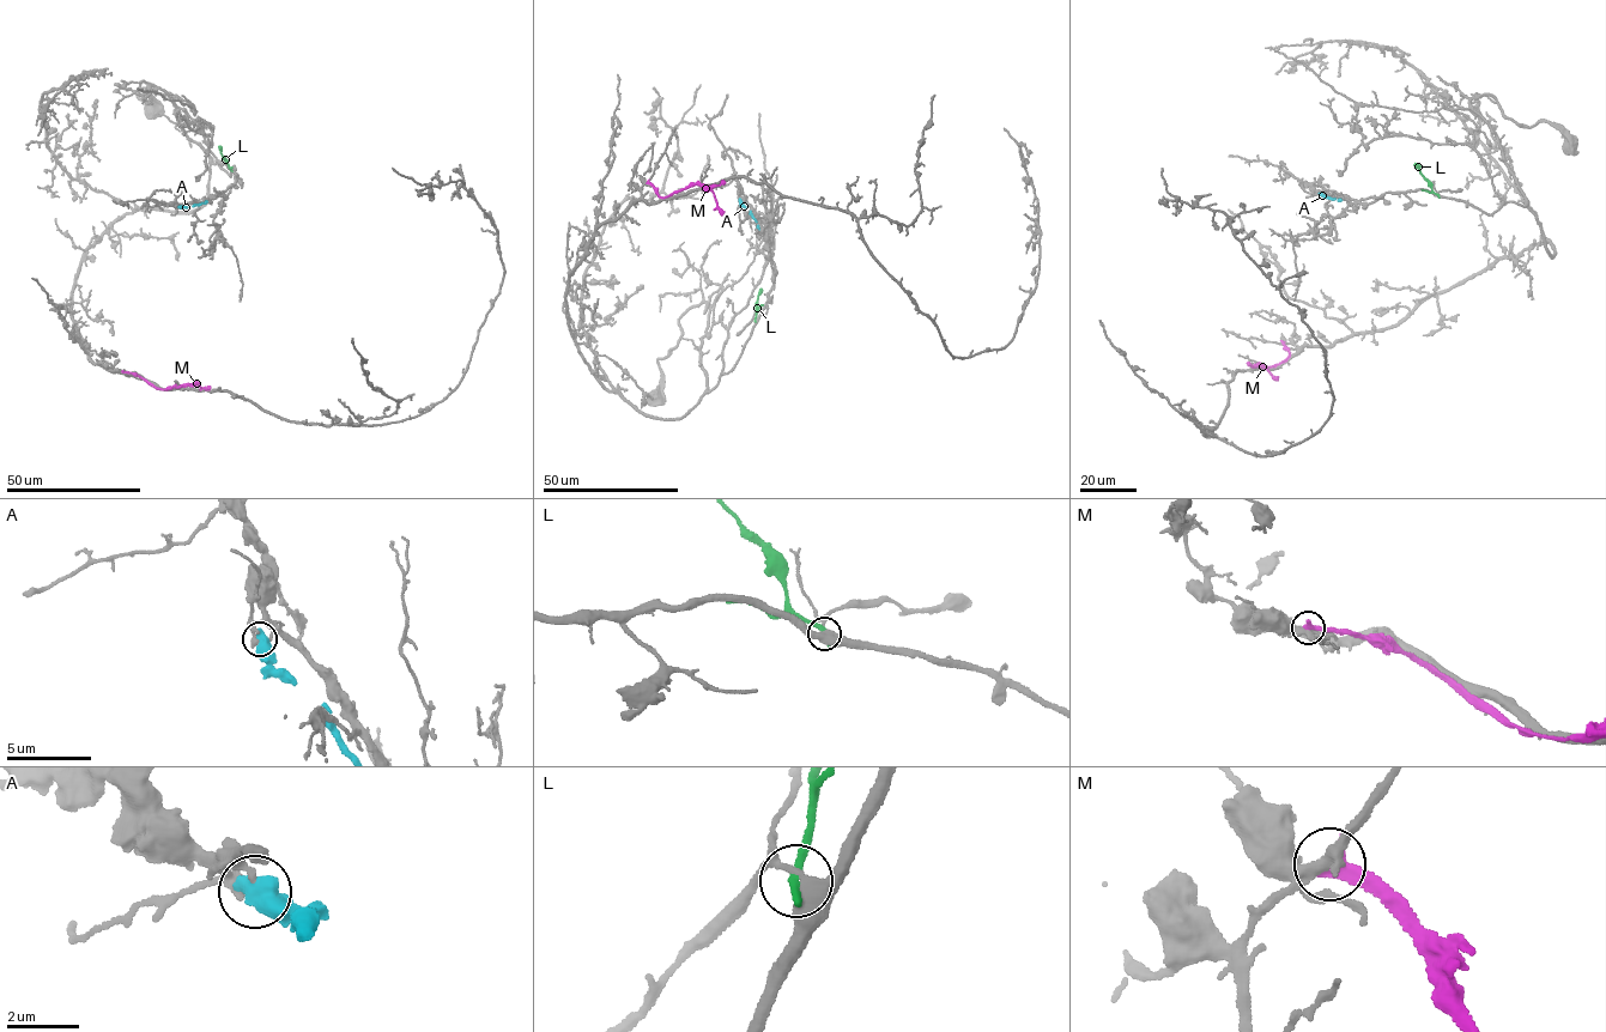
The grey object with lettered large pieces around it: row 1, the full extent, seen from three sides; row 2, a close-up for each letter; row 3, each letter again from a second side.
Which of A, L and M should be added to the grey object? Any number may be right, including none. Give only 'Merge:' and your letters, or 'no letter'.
Merge: no letter

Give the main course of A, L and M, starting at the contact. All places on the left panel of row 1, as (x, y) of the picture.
A: (179, 207), (207, 201)
L: (230, 169), (218, 146)
M: (122, 371), (161, 389), (192, 383), (210, 388)

